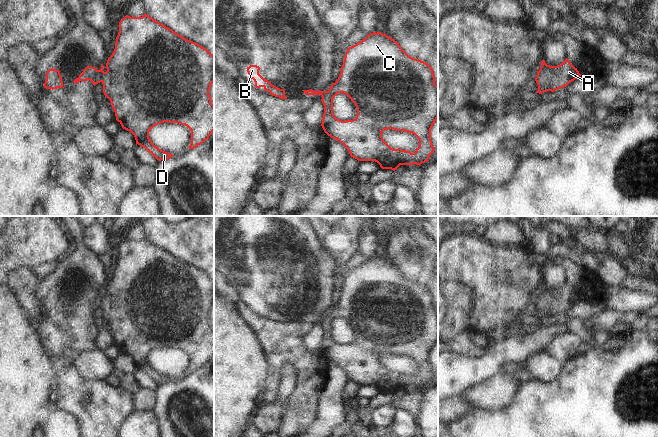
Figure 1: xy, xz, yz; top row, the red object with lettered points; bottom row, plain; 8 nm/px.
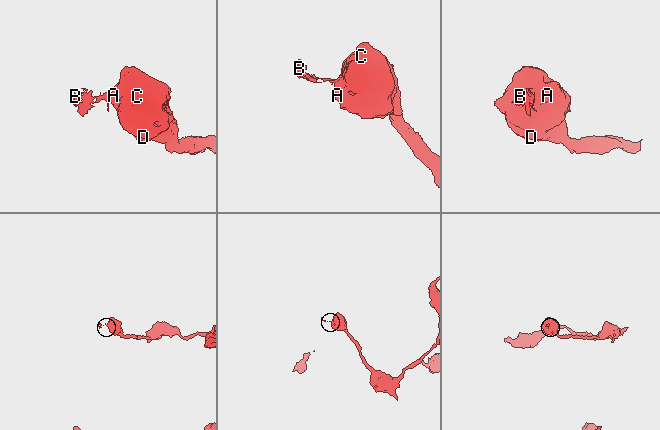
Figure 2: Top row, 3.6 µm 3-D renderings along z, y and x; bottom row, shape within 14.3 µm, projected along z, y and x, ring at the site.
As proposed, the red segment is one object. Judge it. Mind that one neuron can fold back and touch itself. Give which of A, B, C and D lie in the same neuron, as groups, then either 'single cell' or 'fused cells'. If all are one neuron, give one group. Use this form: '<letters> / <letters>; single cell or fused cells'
A C D / B; fused cells

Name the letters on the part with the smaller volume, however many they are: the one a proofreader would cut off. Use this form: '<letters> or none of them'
B

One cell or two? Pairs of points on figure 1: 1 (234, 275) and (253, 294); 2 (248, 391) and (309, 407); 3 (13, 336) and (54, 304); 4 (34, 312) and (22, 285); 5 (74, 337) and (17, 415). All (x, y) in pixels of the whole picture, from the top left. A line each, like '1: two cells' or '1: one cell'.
1: one cell
2: two cells
3: two cells
4: one cell
5: two cells

